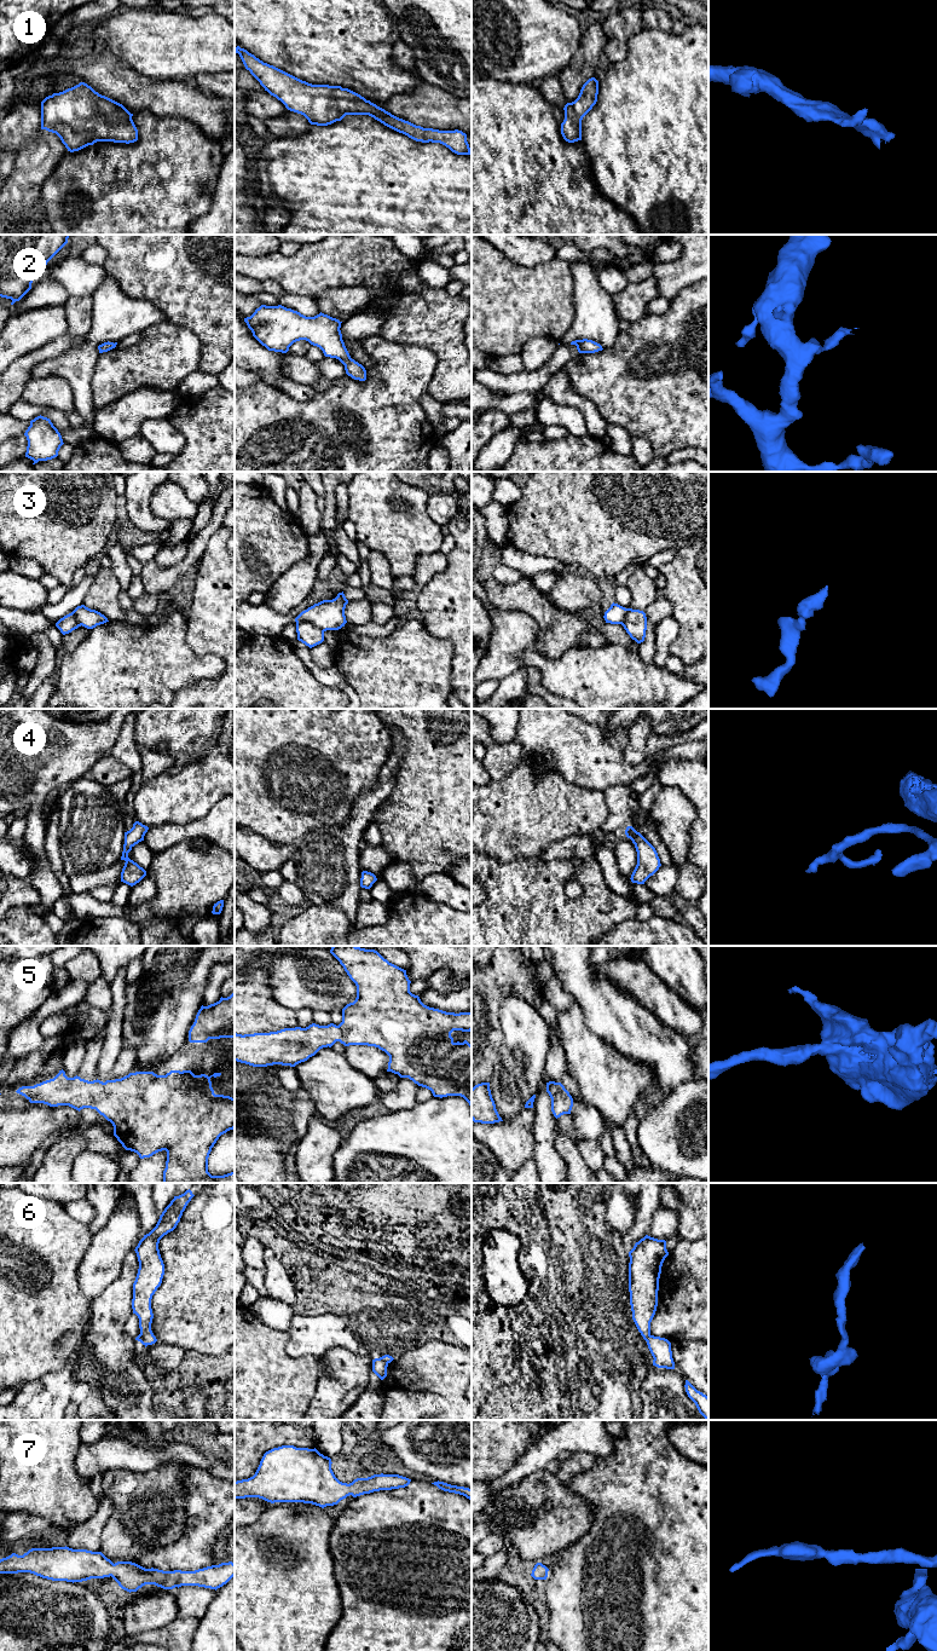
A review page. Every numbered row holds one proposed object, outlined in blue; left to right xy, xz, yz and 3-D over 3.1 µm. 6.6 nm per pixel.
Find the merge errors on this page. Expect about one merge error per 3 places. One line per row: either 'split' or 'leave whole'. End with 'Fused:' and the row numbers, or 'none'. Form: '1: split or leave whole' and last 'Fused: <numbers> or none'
1: leave whole
2: leave whole
3: split
4: leave whole
5: leave whole
6: split
7: leave whole
Fused: 3, 6

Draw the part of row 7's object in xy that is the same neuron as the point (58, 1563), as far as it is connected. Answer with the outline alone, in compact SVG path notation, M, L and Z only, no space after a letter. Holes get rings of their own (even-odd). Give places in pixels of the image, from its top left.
M69 1547L31 1548L23 1555L12 1553L0 1559L0 1574L30 1572L52 1581L82 1582L112 1577L127 1592L137 1592L145 1584L163 1589L198 1586L218 1589L235 1576L232 1561L195 1571L163 1571L145 1569L132 1561L112 1563L102 1552Z

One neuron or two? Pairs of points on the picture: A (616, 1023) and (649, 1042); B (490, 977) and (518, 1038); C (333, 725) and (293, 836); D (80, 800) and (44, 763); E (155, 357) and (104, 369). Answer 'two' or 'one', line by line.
A: one
B: two
C: one
D: two
E: one

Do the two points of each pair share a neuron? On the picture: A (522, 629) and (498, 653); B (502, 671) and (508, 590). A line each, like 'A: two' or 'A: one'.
A: one
B: two

